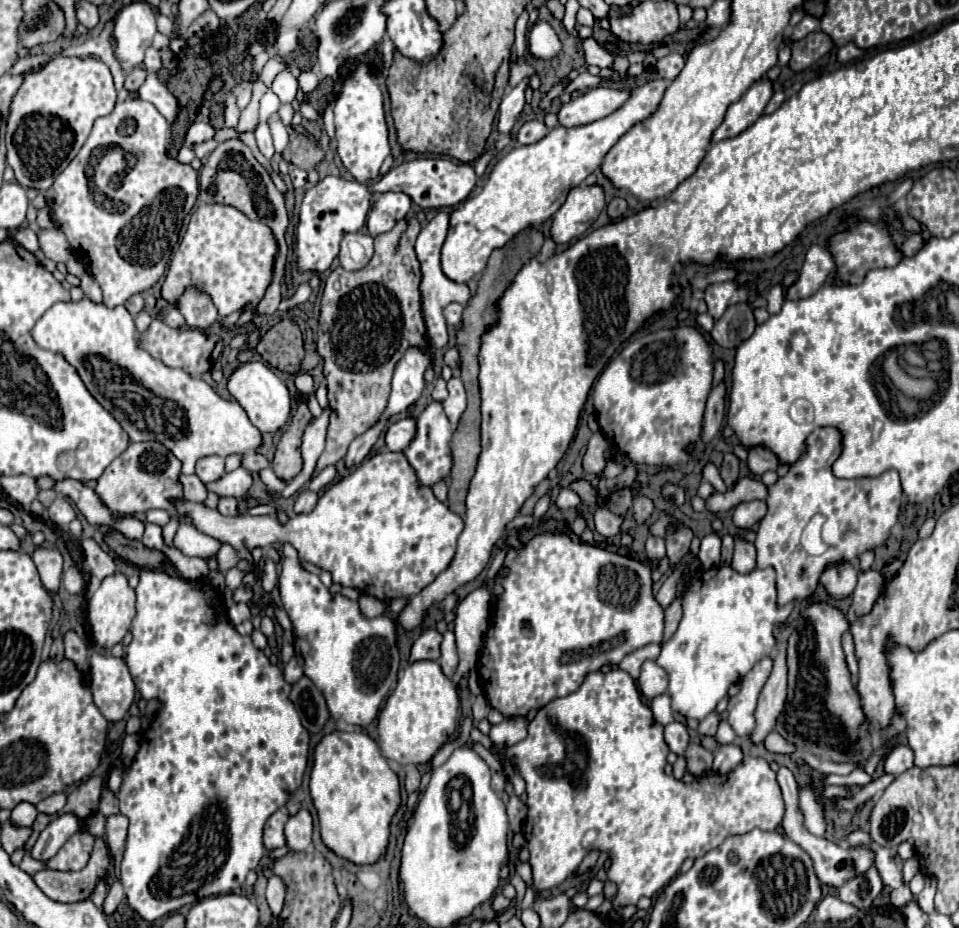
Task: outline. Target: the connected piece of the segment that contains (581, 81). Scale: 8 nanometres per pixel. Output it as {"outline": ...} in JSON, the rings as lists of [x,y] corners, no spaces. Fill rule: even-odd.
{"outline":[[[581,71],[580,74],[570,82],[570,85],[568,85],[568,87],[564,90],[564,93],[572,93],[576,90],[583,92],[588,88],[598,86],[603,80],[612,81],[613,79],[603,79],[592,75],[587,71]]]}

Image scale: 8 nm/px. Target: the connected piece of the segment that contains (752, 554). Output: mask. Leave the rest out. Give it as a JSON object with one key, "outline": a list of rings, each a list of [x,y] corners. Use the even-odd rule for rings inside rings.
{"outline":[[[742,537],[734,539],[734,557],[730,567],[738,573],[748,573],[756,567],[756,549],[752,543],[744,541]]]}

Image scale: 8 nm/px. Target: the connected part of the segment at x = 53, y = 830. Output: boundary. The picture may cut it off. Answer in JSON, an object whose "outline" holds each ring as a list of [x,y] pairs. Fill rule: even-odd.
{"outline":[[[66,813],[62,817],[52,819],[48,823],[48,827],[40,833],[40,837],[38,837],[30,855],[38,861],[52,859],[76,831],[80,831],[80,825],[78,825],[78,819],[74,815]]]}

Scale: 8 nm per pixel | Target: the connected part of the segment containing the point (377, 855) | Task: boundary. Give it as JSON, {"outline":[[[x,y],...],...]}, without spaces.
{"outline":[[[334,731],[314,751],[310,795],[320,819],[322,841],[338,857],[356,865],[372,865],[386,855],[390,823],[400,809],[400,781],[366,733]]]}

